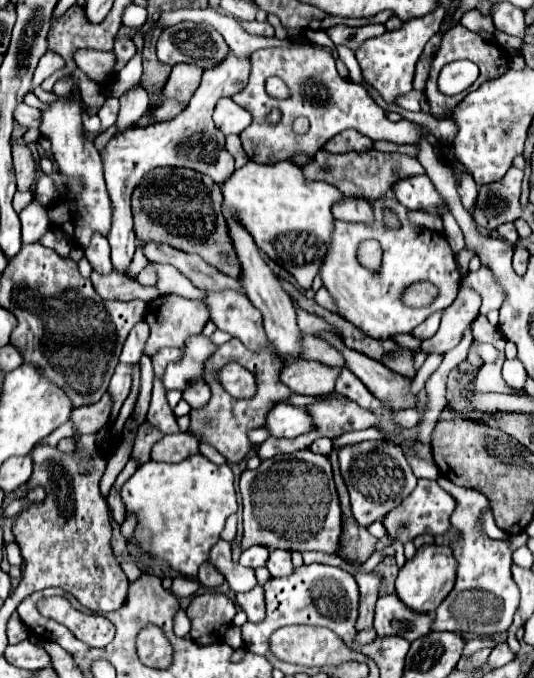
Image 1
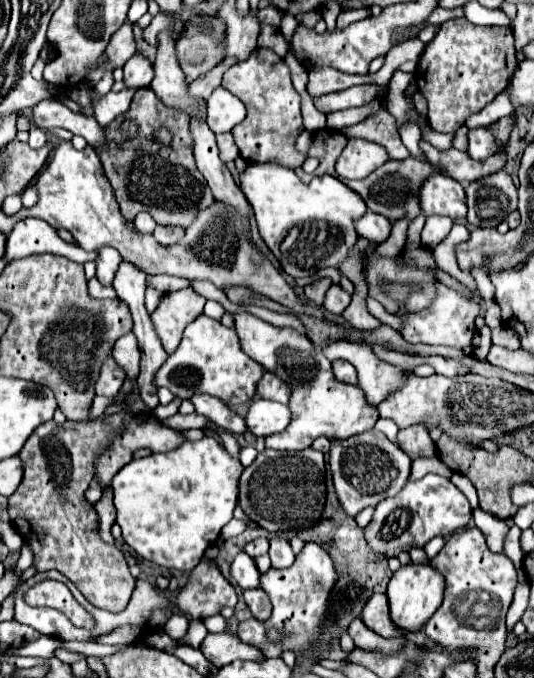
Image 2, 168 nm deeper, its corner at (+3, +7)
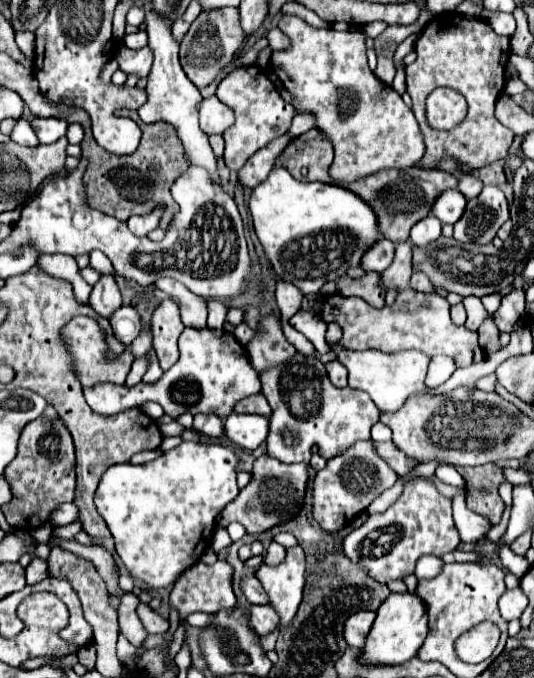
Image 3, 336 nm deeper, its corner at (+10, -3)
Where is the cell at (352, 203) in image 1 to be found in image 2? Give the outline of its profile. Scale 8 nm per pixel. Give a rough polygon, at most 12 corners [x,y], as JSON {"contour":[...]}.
{"contour":[[367,212],[355,222],[361,238],[381,244],[389,238],[391,222]]}

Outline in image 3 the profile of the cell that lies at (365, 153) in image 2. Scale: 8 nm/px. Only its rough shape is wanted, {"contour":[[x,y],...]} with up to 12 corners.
{"contour":[[278,28],[270,64],[336,150],[334,182],[410,168],[426,146],[370,72],[364,32]]}

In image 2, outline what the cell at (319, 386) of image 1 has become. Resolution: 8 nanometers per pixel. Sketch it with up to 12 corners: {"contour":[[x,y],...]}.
{"contour":[[265,372],[255,396],[287,404],[289,386]]}

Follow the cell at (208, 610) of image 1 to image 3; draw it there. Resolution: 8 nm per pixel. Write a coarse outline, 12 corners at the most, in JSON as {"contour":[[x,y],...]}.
{"contour":[[196,562],[174,584],[170,608],[180,624],[170,650],[179,652],[194,612],[232,610],[232,566]]}

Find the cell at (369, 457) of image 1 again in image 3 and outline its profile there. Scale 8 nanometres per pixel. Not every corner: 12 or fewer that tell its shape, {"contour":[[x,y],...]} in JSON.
{"contour":[[372,440],[330,458],[314,480],[314,520],[342,530],[398,474]]}

